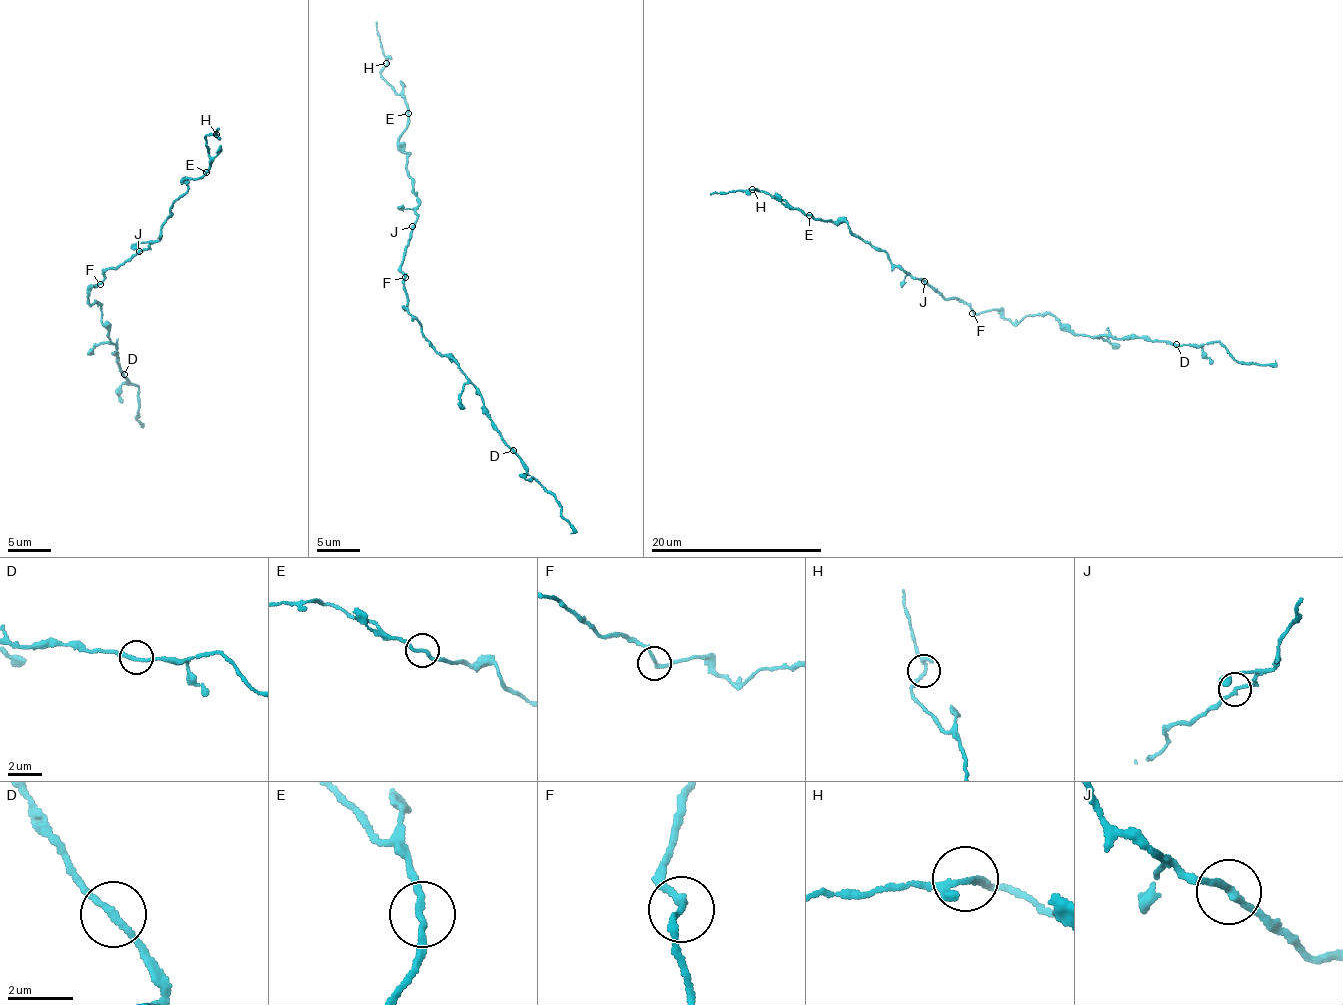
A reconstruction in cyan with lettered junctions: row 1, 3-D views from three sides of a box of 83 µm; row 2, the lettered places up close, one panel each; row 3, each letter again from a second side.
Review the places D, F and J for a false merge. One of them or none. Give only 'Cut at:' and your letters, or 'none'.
Cut at: none

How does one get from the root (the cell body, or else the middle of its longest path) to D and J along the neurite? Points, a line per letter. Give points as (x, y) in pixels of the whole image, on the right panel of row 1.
D: (974, 311), (979, 314), (1000, 310), (1014, 324), (1026, 316), (1051, 315), (1074, 333), (1149, 337), (1176, 344)
J: (974, 311), (955, 298), (942, 298), (940, 292), (923, 282)

